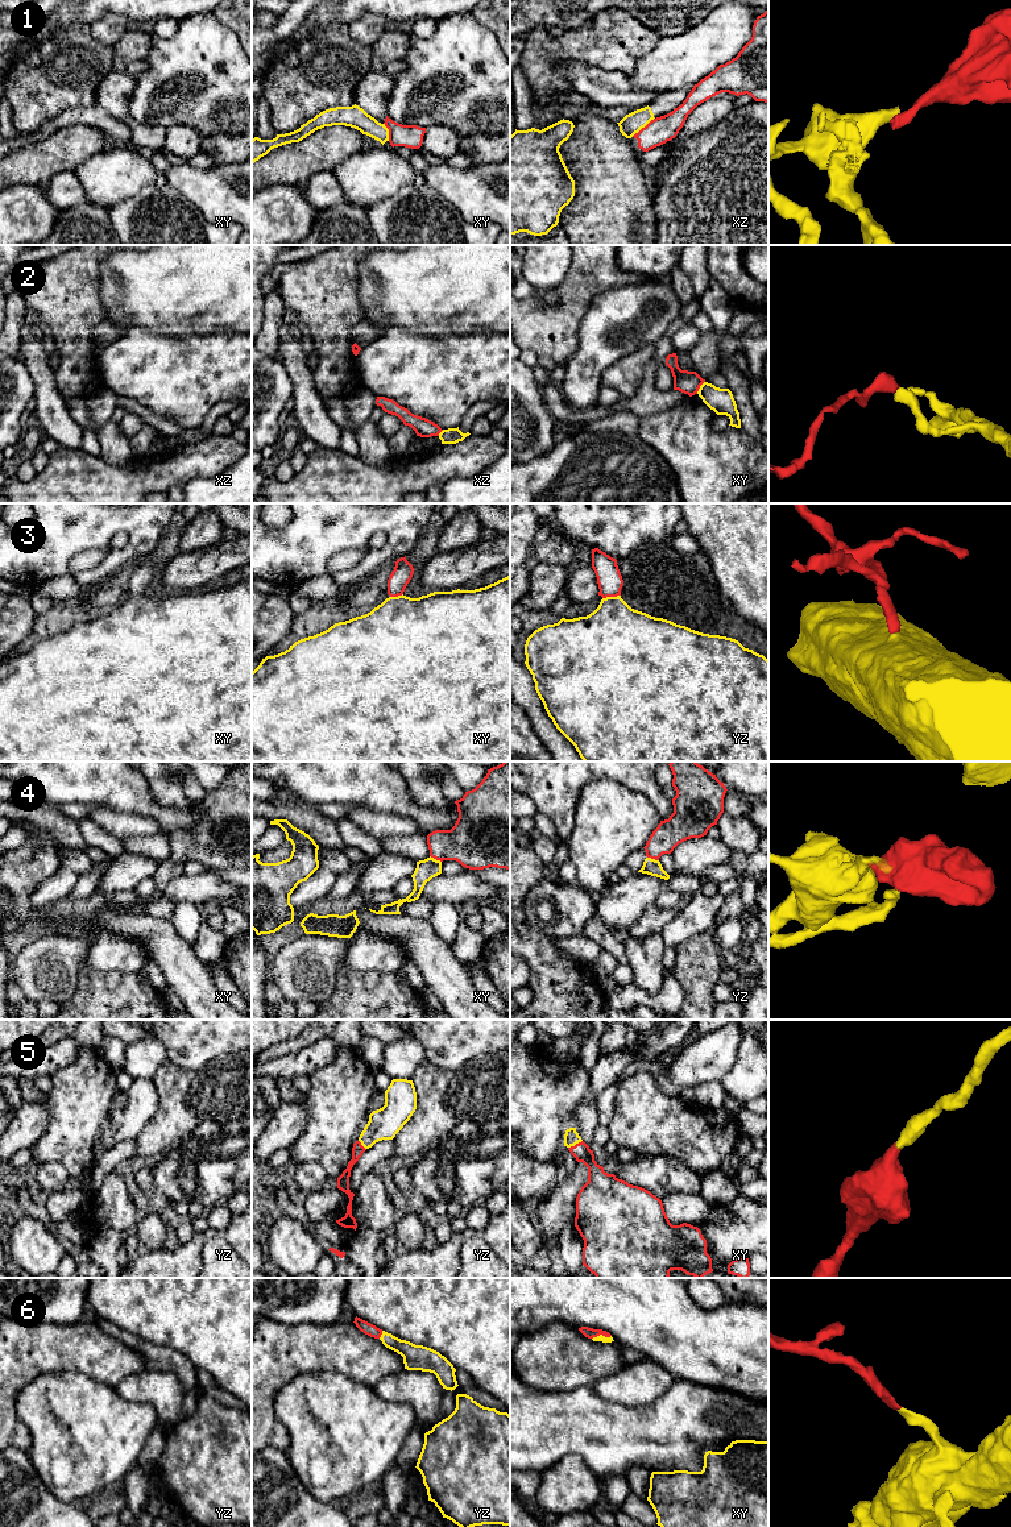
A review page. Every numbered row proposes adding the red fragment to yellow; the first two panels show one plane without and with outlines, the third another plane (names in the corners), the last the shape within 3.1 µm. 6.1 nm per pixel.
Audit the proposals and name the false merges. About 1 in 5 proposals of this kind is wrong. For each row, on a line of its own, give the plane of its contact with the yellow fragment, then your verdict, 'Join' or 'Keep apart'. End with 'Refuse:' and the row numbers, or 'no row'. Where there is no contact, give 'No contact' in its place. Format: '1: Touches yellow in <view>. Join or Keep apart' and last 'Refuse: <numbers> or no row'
1: Touches yellow in xz. Keep apart
2: Touches yellow in xy. Keep apart
3: Touches yellow in yz. Join
4: Touches yellow in xy. Join
5: Touches yellow in xy. Join
6: Touches yellow in xy. Join
Refuse: 1, 2

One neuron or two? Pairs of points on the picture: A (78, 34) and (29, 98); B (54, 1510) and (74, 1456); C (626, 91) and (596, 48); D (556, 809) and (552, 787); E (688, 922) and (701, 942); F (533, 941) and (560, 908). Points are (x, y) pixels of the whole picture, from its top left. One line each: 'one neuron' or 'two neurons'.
A: one neuron
B: two neurons
C: two neurons
D: one neuron
E: two neurons
F: two neurons

